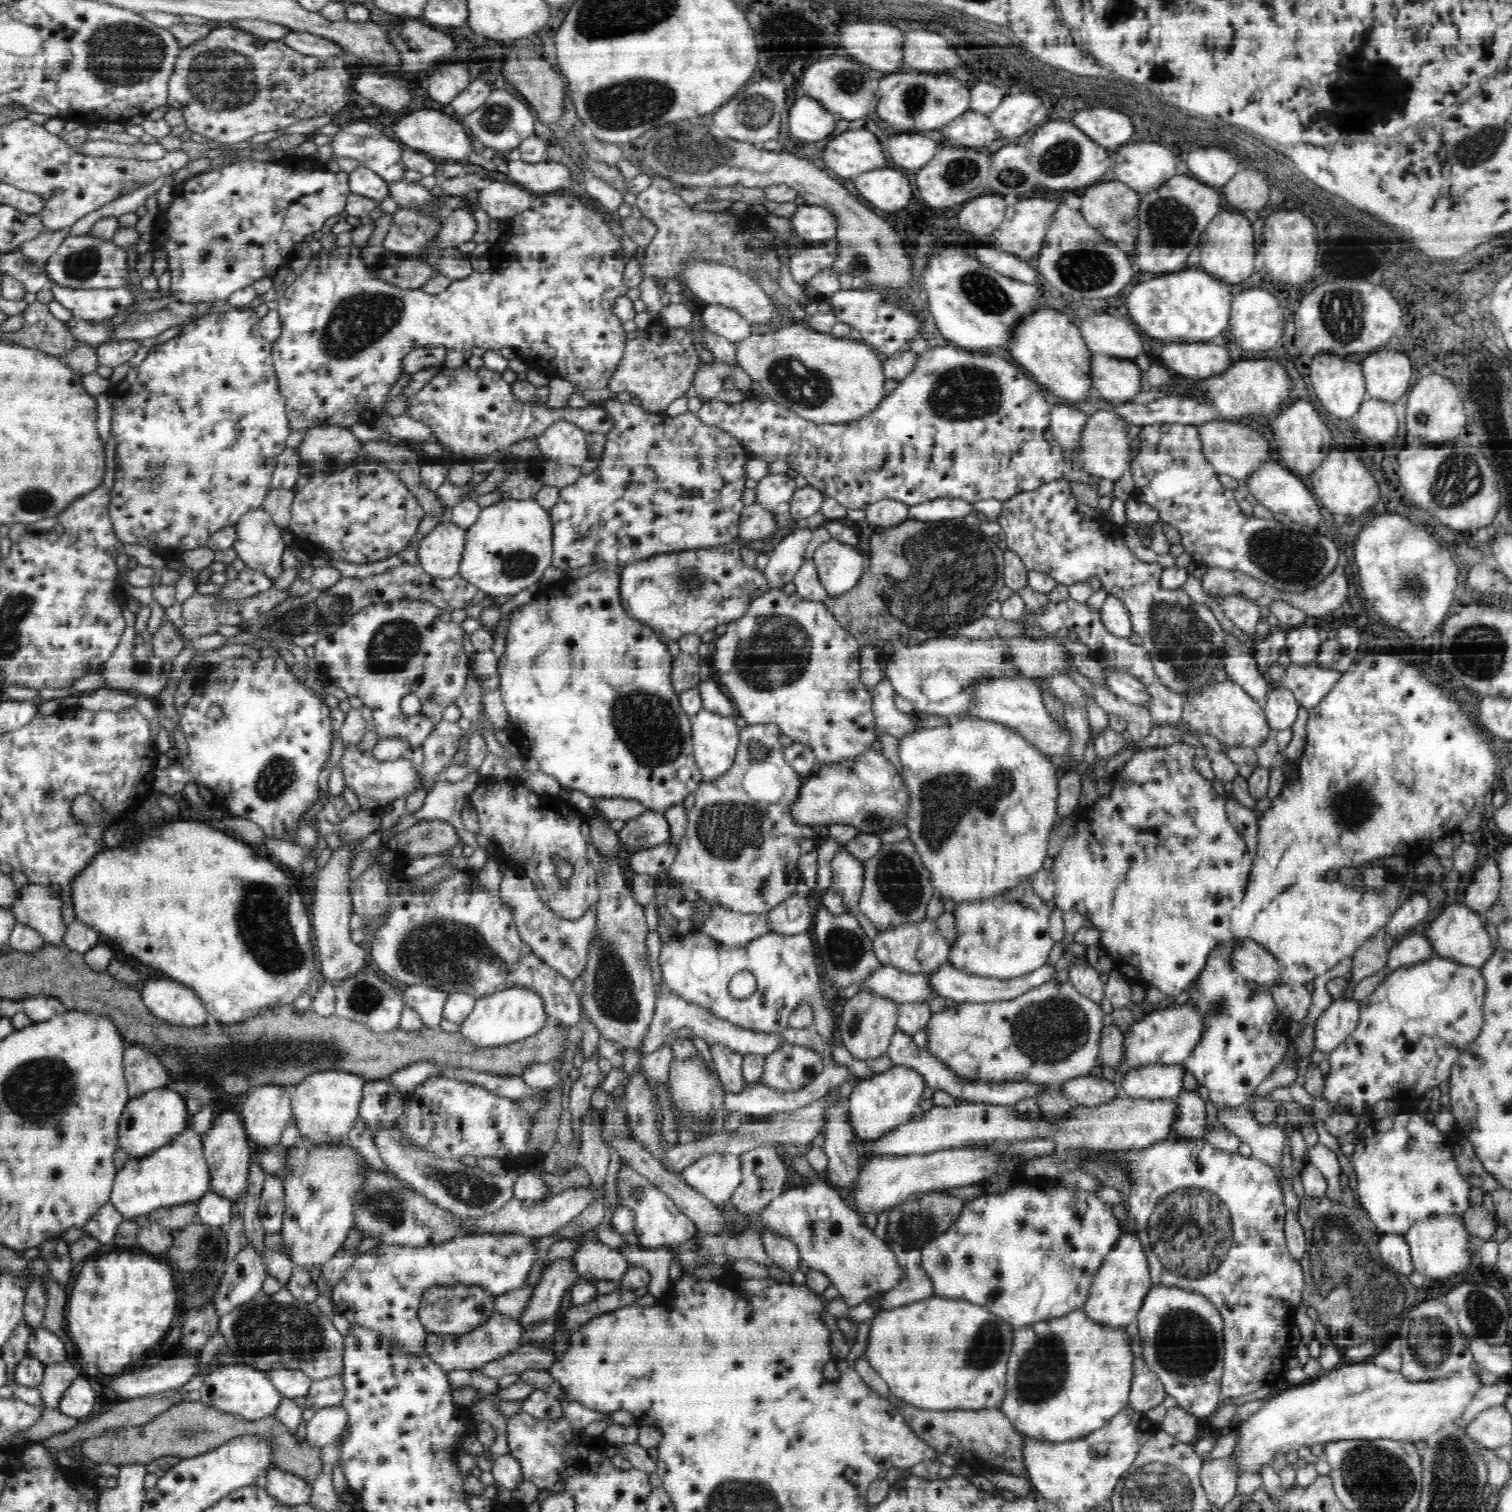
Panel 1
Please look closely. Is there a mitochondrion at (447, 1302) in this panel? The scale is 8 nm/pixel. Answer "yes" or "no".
yes

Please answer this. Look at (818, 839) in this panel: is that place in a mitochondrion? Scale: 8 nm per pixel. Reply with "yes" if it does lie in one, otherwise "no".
no

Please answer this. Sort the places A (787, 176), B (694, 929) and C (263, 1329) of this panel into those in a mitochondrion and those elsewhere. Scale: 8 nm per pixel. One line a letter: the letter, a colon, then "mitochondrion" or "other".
A: other
B: other
C: mitochondrion

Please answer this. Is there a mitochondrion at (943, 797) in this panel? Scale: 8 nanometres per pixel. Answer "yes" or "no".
yes

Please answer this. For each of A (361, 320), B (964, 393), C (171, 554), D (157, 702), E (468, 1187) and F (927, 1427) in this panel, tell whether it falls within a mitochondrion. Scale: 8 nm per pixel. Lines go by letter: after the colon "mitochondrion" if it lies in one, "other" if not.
A: mitochondrion
B: mitochondrion
C: other
D: other
E: mitochondrion
F: other

